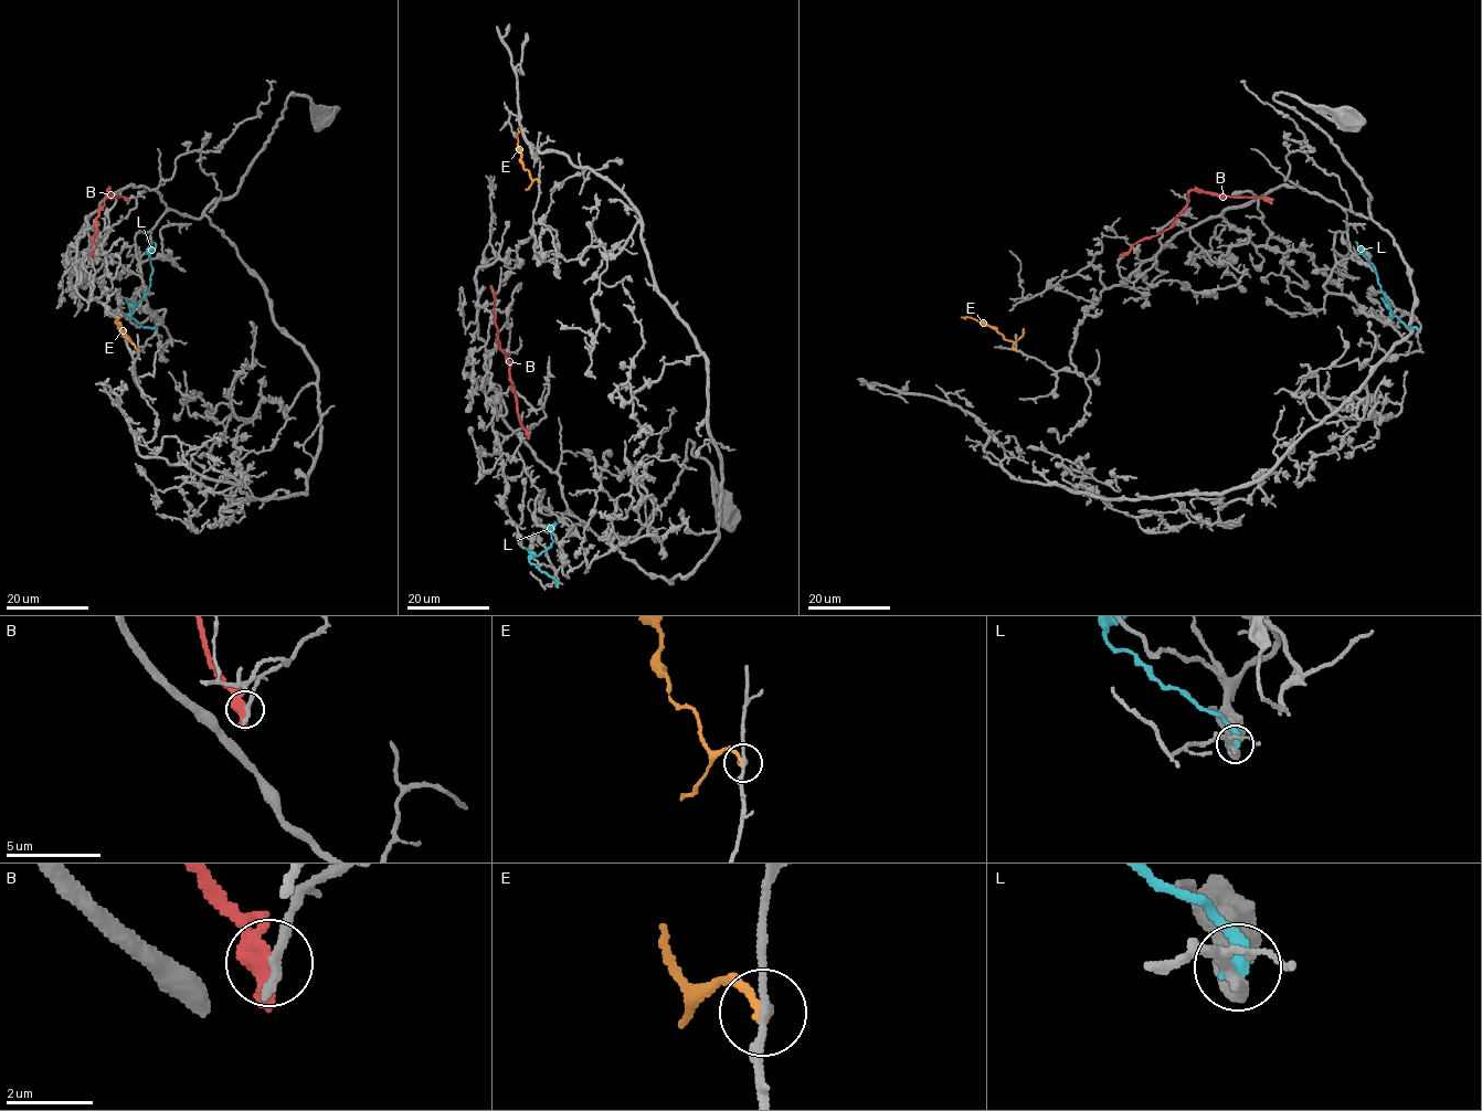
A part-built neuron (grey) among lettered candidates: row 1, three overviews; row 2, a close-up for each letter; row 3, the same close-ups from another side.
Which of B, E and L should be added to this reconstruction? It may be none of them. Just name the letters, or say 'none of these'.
none of these

